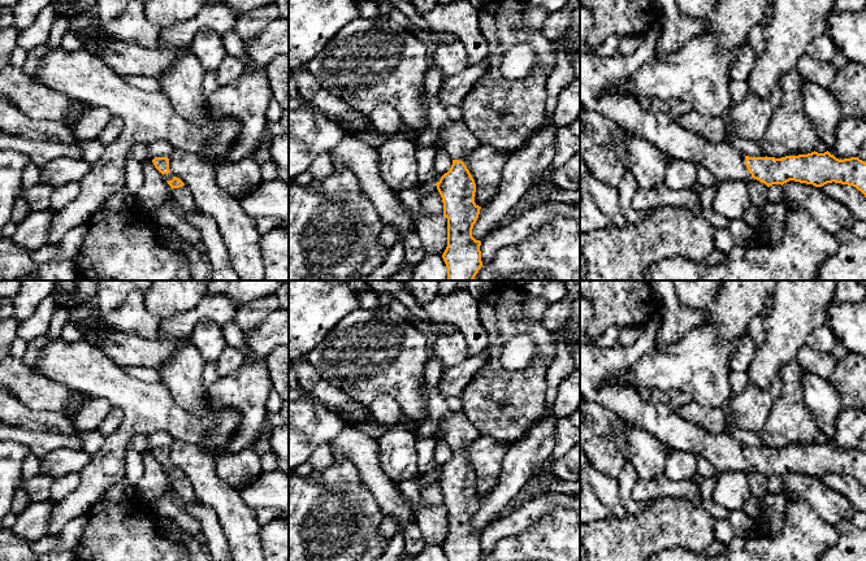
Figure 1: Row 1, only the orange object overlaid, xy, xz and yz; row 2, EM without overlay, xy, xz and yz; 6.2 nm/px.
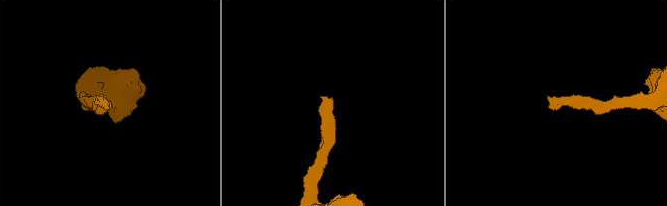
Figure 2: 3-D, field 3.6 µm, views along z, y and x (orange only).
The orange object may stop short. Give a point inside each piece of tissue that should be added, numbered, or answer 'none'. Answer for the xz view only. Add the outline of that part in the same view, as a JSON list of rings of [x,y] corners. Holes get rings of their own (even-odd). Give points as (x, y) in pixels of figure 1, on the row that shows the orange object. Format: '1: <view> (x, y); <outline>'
1: xz (458, 142); [[[463,119],[449,121],[440,132],[440,139],[453,160],[463,161],[463,158],[477,148],[480,142],[469,132]]]

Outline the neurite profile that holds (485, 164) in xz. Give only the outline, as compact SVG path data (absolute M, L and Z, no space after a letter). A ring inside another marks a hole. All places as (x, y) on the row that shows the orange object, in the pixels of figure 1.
M479 145L464 156L463 162L476 183L476 205L482 206L495 196L502 182L506 160L506 153L490 145Z

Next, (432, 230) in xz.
M420 209L416 235L426 253L442 256L447 247L447 218L443 214L430 216Z

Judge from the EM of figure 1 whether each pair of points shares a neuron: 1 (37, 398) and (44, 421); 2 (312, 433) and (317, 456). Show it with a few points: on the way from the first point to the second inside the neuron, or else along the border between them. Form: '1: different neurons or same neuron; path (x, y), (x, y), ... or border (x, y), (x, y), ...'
1: different neurons; border (14, 395), (35, 411), (57, 411), (69, 416)
2: different neurons; border (328, 443), (320, 444), (307, 461)

